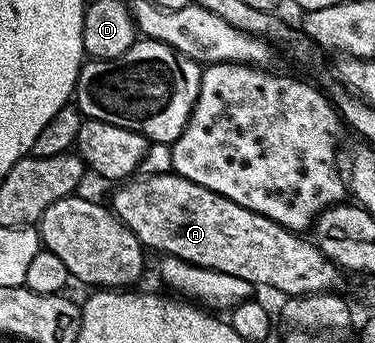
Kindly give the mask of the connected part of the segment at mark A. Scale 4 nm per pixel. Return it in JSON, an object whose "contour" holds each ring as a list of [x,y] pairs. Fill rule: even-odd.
{"contour":[[[173,171],[152,173],[141,179],[143,181],[130,179],[119,184],[115,188],[118,190],[114,193],[112,208],[114,214],[134,232],[147,250],[155,249],[158,255],[179,257],[224,275],[236,275],[236,279],[244,279],[252,287],[267,285],[278,293],[284,293],[287,298],[325,294],[334,289],[340,270],[318,250],[309,236],[285,229],[280,223],[256,211],[248,211],[248,207],[240,207],[240,203],[232,203],[232,199],[224,199],[224,195],[216,195],[216,191],[208,191],[208,187],[200,187],[200,183],[192,183],[192,179],[184,179]]]}

